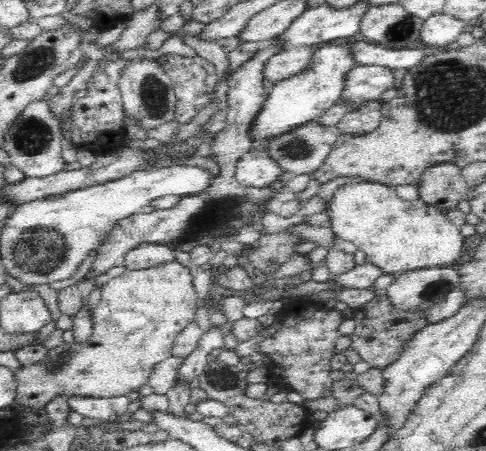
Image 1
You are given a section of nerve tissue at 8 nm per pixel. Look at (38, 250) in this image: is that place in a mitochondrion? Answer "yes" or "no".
yes

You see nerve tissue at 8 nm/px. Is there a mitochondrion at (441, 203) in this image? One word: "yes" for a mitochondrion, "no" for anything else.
no

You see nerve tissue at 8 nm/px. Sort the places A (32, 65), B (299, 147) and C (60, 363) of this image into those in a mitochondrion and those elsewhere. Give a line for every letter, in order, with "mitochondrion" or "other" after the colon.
A: mitochondrion
B: mitochondrion
C: mitochondrion

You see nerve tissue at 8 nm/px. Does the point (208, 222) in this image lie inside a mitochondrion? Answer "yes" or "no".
yes

